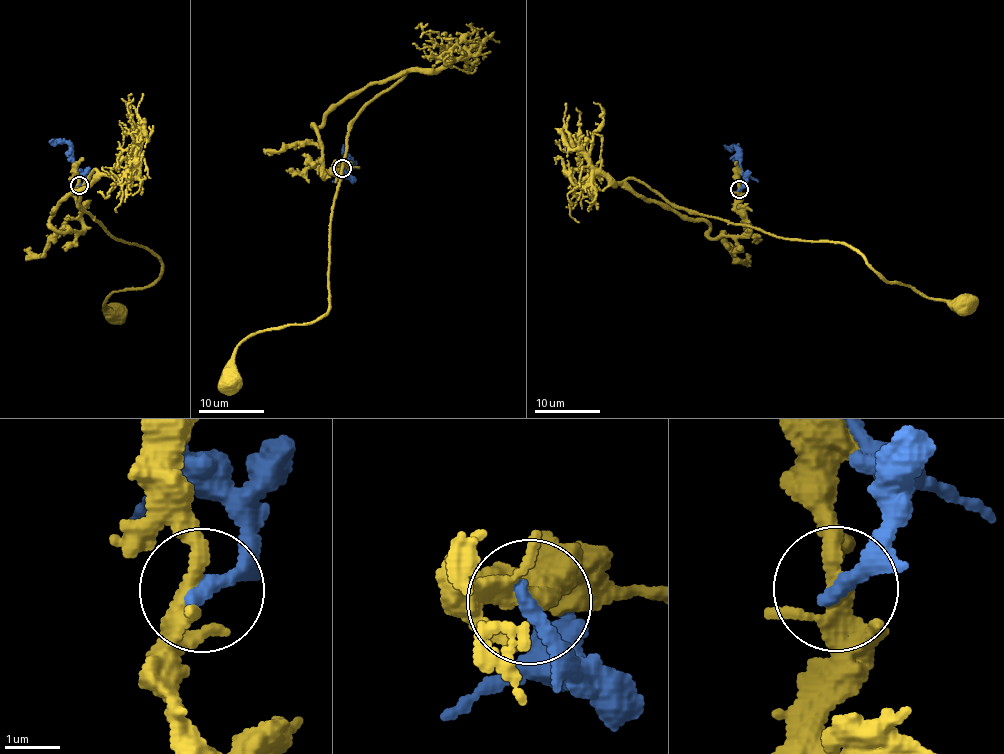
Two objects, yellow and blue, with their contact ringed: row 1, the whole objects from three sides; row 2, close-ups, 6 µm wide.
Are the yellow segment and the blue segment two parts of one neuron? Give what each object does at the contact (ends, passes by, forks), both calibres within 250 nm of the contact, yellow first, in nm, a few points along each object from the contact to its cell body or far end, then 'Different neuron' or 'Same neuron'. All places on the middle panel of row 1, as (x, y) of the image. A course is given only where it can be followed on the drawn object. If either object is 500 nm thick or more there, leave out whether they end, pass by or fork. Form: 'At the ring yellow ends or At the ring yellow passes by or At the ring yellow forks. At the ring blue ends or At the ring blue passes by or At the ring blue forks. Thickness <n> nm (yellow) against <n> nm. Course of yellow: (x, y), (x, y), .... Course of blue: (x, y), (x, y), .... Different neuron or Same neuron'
At the ring yellow forks. At the ring blue ends. Thickness 240 nm (yellow) against 320 nm. Course of yellow: (341, 168), (323, 175), (314, 127), (405, 74), (347, 137), (326, 313), (253, 333), (231, 383). Course of blue: (343, 168), (349, 175), (348, 167), (352, 168), (351, 160), (344, 149), (348, 146). Different neuron

